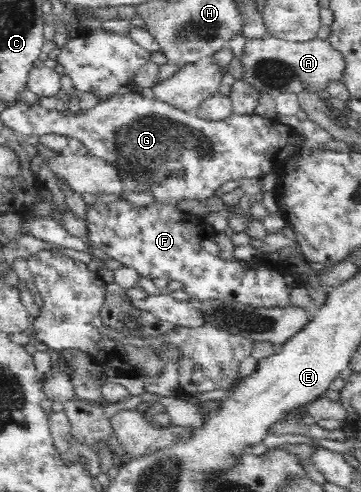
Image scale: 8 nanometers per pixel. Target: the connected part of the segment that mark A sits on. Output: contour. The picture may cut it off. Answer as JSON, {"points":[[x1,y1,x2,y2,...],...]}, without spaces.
{"points":[[273,36,246,38,241,56,242,81,256,88,260,94,277,96,282,92,325,90,327,81,341,79,344,60,331,48,328,40,315,37,305,42,287,42]]}

